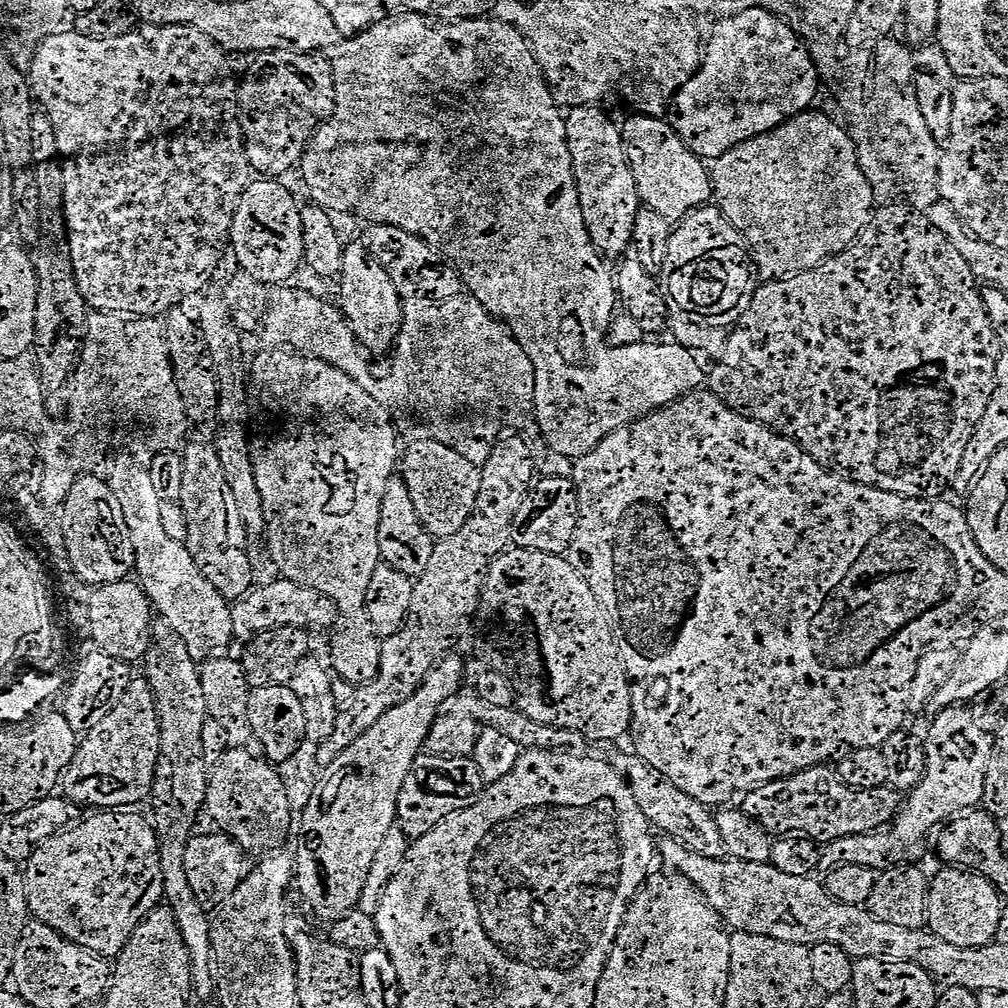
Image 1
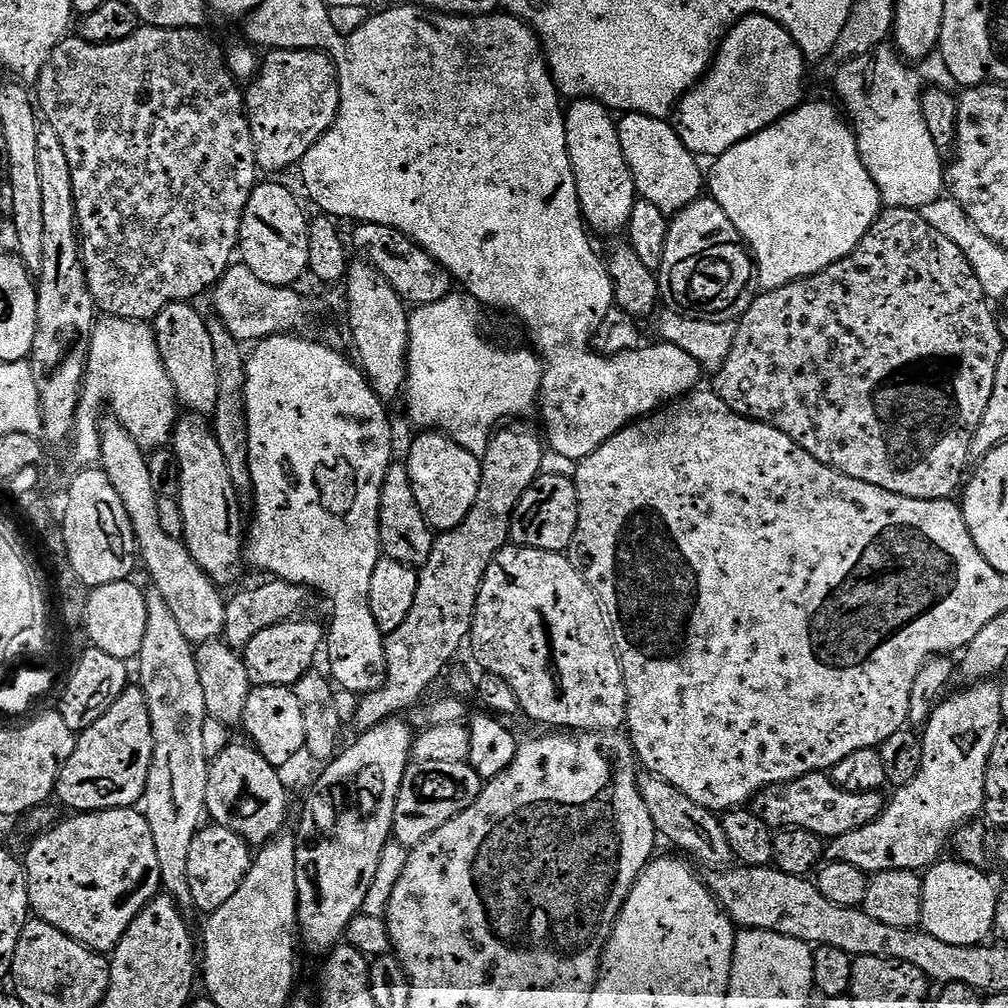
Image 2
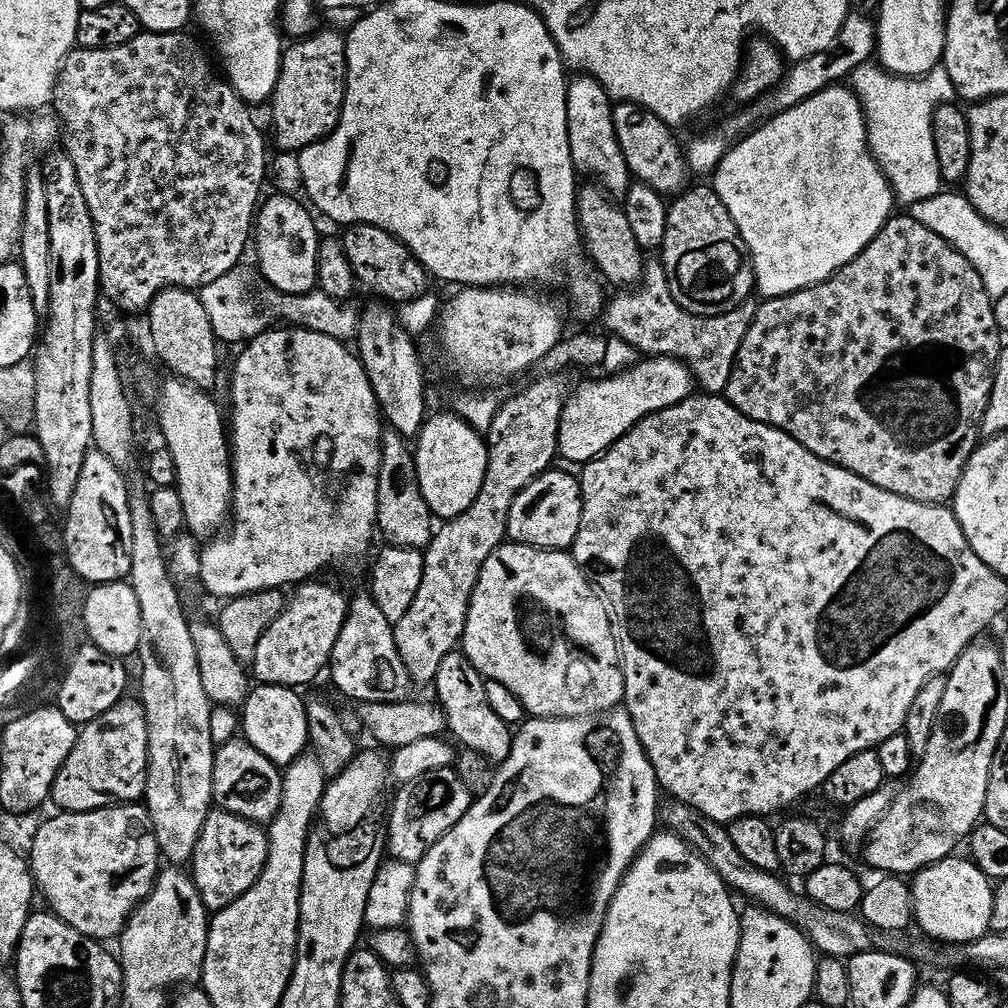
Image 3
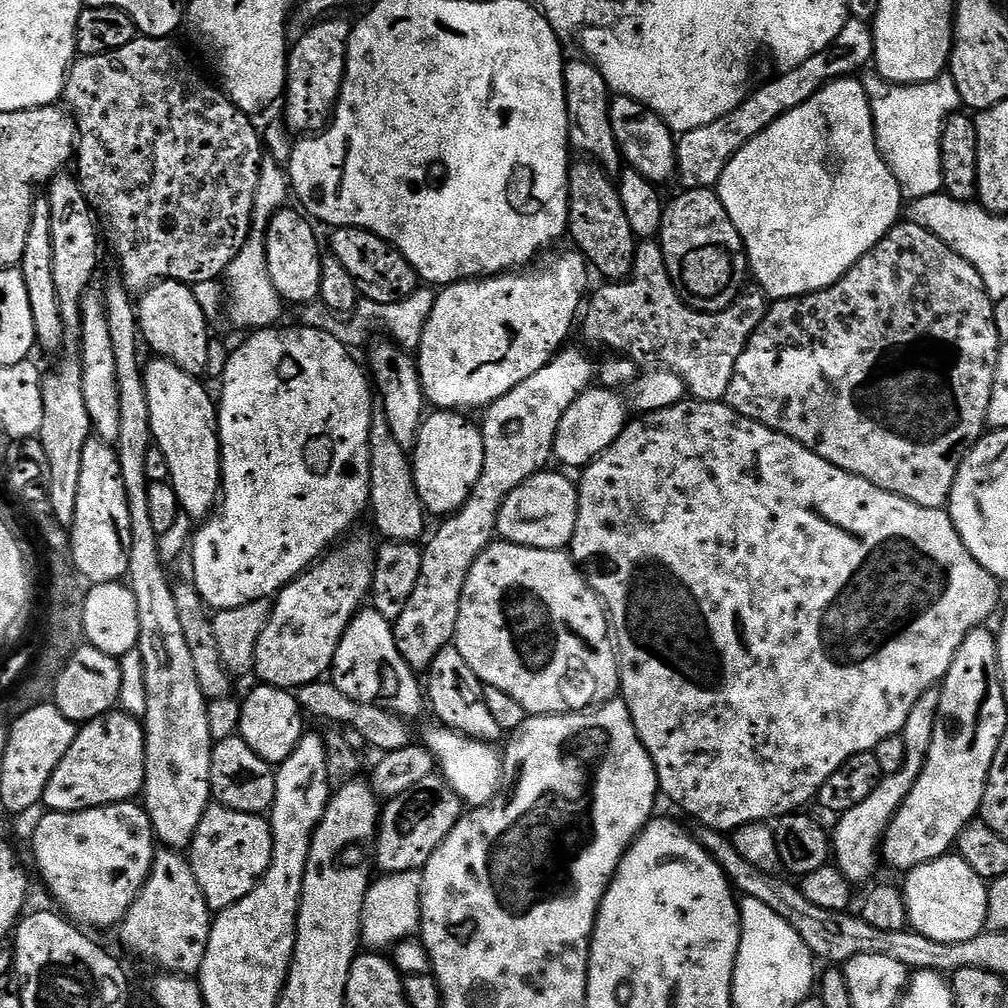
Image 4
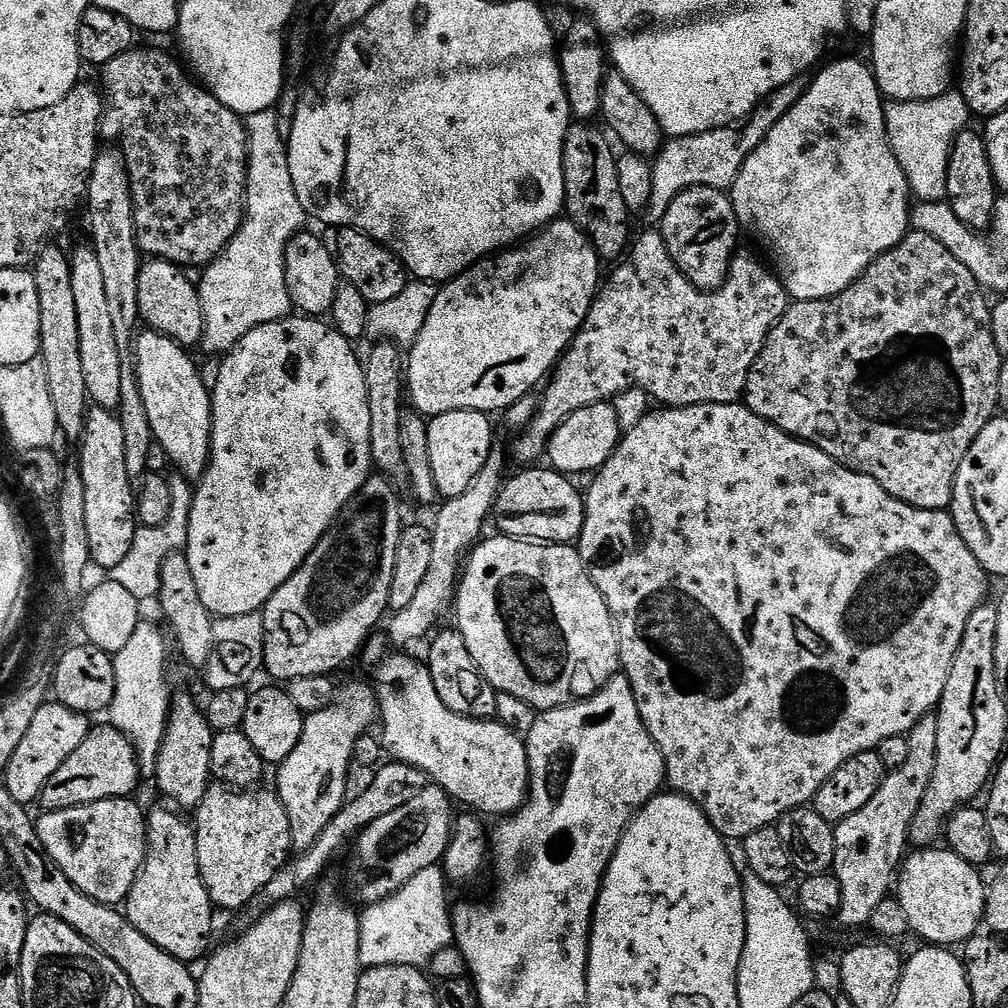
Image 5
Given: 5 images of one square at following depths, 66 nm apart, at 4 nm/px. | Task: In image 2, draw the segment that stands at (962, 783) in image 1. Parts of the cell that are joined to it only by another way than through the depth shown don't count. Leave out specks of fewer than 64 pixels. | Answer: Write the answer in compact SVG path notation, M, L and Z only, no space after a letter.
M976 682L965 692L956 692L952 697L941 699L932 711L932 718L922 729L924 757L920 773L906 786L895 789L893 800L884 805L880 819L861 828L850 830L841 836L833 836L827 841L826 856L829 861L846 862L858 866L858 870L869 874L906 870L919 873L927 870L945 855L944 847L949 847L956 833L966 822L977 819L984 811L984 787L988 759L994 750L994 742L1000 733L1000 725L1005 723L1004 704L1000 701L1000 688L996 682Z

